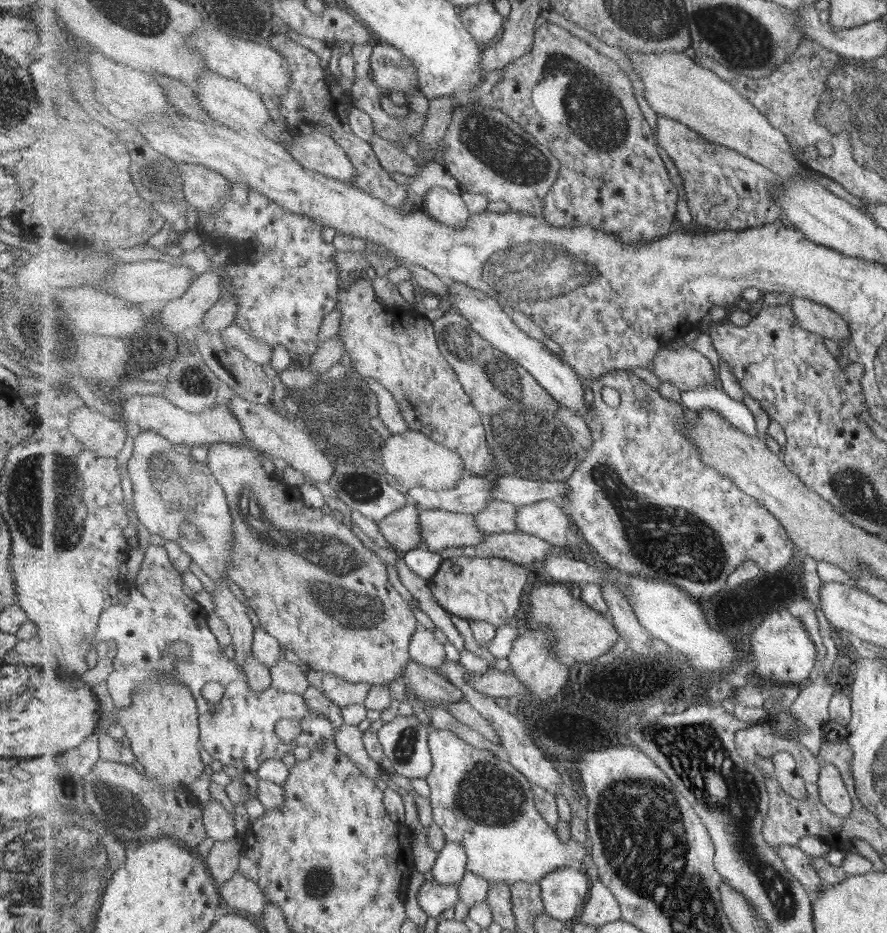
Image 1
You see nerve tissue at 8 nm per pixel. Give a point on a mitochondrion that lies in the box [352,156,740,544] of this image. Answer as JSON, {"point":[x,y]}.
{"point":[523,430]}

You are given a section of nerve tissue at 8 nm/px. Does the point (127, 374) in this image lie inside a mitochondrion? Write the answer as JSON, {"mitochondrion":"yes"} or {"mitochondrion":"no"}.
{"mitochondrion":"no"}

